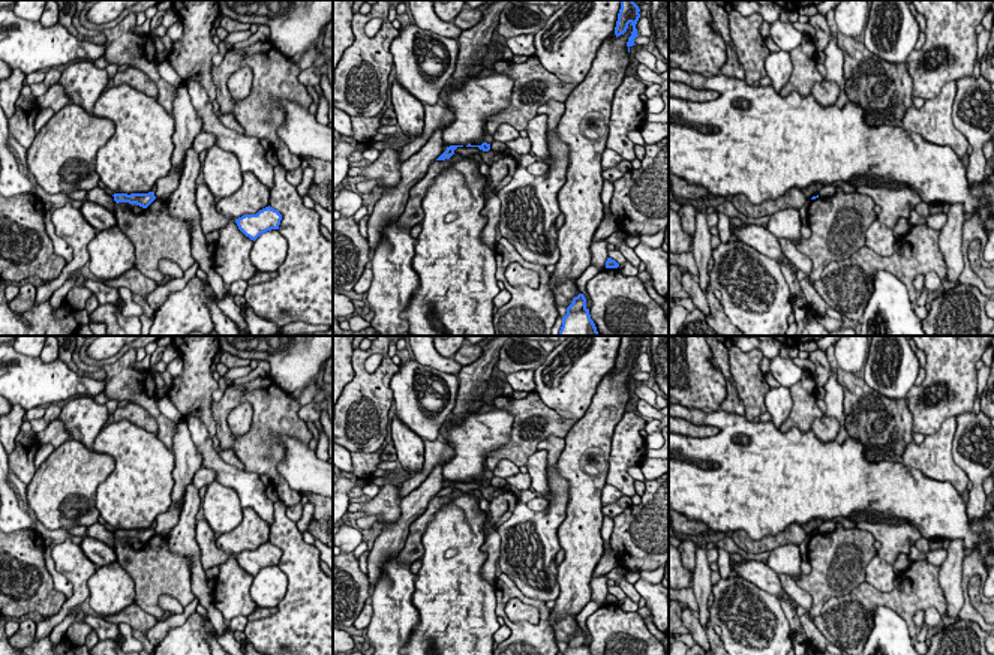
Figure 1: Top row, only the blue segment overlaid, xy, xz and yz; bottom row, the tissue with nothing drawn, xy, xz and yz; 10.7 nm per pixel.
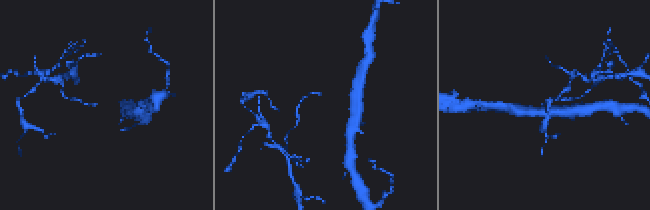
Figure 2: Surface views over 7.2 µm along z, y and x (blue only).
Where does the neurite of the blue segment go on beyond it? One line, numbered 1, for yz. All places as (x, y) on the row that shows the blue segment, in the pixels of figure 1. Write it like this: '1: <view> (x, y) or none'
1: none

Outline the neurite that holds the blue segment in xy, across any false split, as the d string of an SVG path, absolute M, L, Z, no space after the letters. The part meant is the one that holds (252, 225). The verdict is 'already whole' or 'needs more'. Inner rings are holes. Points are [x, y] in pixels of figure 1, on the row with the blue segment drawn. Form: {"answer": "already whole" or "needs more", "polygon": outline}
{"answer": "already whole", "polygon": "M268 205L256 214L244 214L235 219L235 223L246 237L255 241L261 234L279 229L280 220L282 214Z"}

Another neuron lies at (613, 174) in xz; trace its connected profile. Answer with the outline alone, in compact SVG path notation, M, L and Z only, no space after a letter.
M622 160L618 166L603 171L603 180L616 181L631 169L630 160Z

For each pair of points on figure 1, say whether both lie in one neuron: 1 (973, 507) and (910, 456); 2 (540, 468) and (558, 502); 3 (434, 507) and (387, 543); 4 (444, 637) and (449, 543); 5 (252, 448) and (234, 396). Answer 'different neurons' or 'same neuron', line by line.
1: different neurons
2: different neurons
3: different neurons
4: same neuron
5: same neuron

